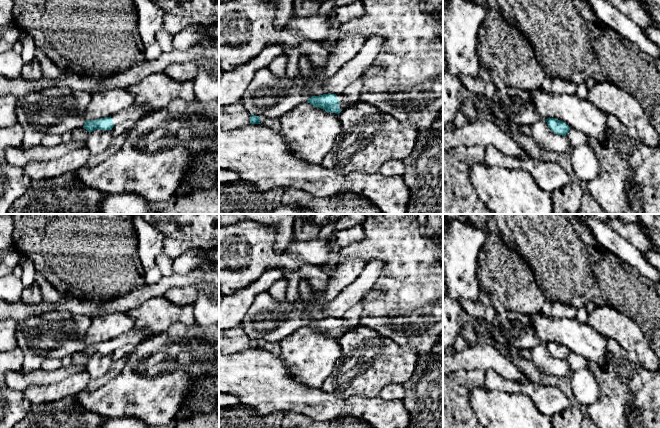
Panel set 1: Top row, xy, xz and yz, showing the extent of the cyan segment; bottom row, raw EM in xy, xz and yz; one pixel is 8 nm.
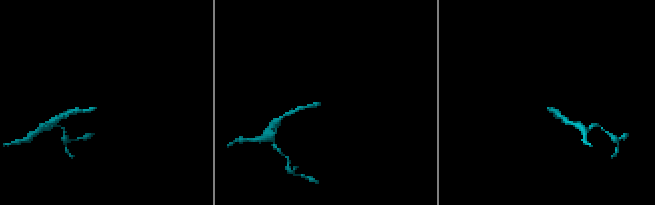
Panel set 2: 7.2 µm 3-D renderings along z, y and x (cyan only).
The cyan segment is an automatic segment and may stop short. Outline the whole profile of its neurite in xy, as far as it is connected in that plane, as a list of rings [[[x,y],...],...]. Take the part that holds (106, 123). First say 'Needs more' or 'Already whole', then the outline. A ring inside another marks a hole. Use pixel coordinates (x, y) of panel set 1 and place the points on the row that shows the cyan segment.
Needs more. [[[134,104],[127,109],[121,110],[118,113],[97,120],[87,120],[83,126],[89,133],[96,130],[112,130],[115,125],[125,121],[137,122],[141,117],[147,115],[146,109]]]

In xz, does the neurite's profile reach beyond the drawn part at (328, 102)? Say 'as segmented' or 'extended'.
extended

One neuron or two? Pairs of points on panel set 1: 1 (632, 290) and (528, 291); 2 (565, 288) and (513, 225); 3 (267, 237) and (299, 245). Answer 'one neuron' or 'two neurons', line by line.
1: two neurons
2: one neuron
3: two neurons

